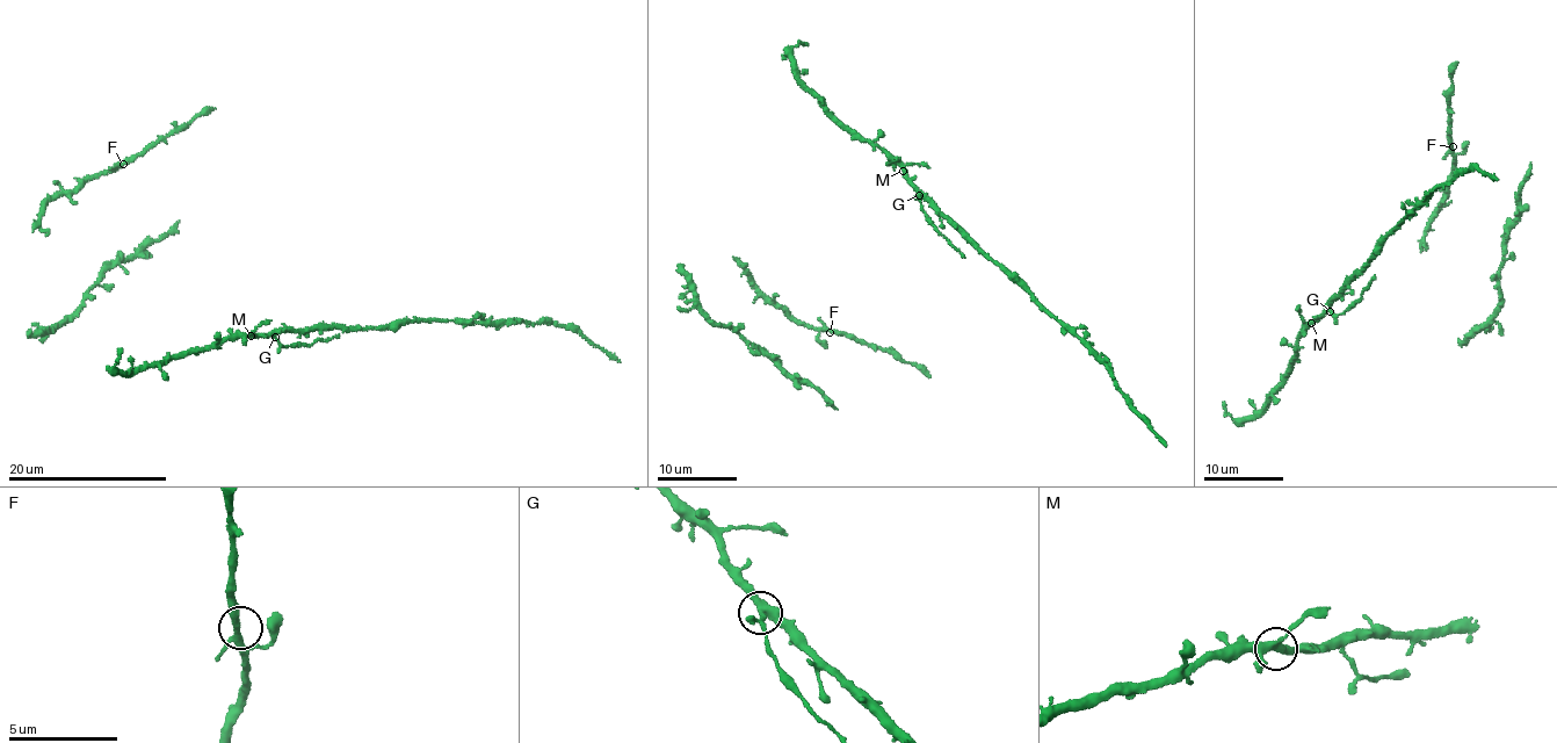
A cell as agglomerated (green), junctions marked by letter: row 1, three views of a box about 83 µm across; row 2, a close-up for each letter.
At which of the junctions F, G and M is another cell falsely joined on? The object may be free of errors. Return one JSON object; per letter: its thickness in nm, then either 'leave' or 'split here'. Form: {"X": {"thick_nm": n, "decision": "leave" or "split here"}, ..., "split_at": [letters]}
{"F": {"thick_nm": 280, "decision": "leave"}, "G": {"thick_nm": 320, "decision": "split here"}, "M": {"thick_nm": 300, "decision": "leave"}, "split_at": ["G"]}

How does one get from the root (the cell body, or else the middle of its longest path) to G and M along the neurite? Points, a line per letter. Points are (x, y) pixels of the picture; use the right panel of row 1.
G: (1294, 367), (1290, 361), (1300, 338), (1310, 323), (1330, 311)
M: (1294, 367), (1290, 361), (1300, 338), (1311, 323)

